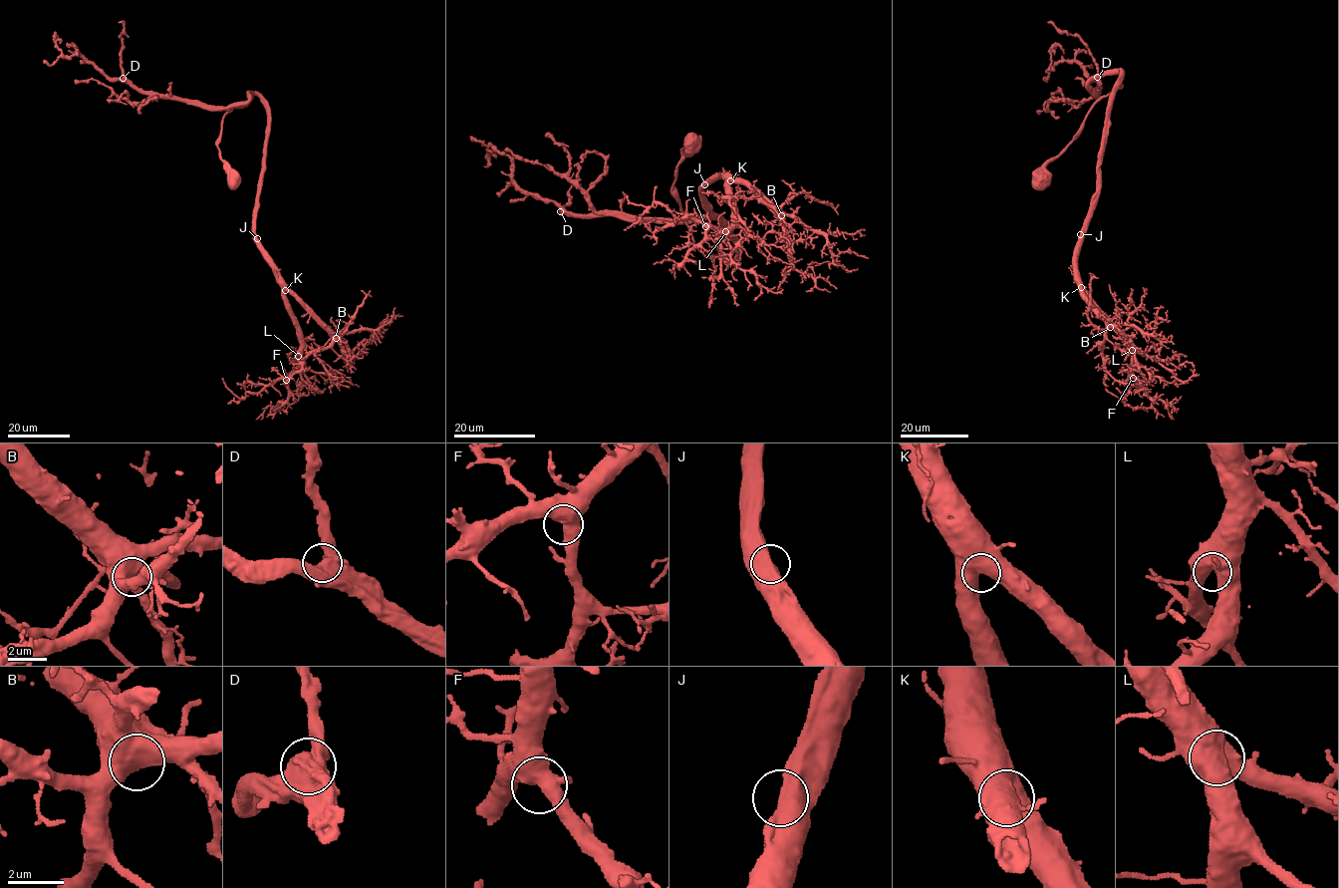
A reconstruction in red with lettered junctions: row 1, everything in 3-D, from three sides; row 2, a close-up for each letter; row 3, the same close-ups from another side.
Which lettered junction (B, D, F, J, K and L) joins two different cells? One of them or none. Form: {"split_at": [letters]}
{"split_at": []}

